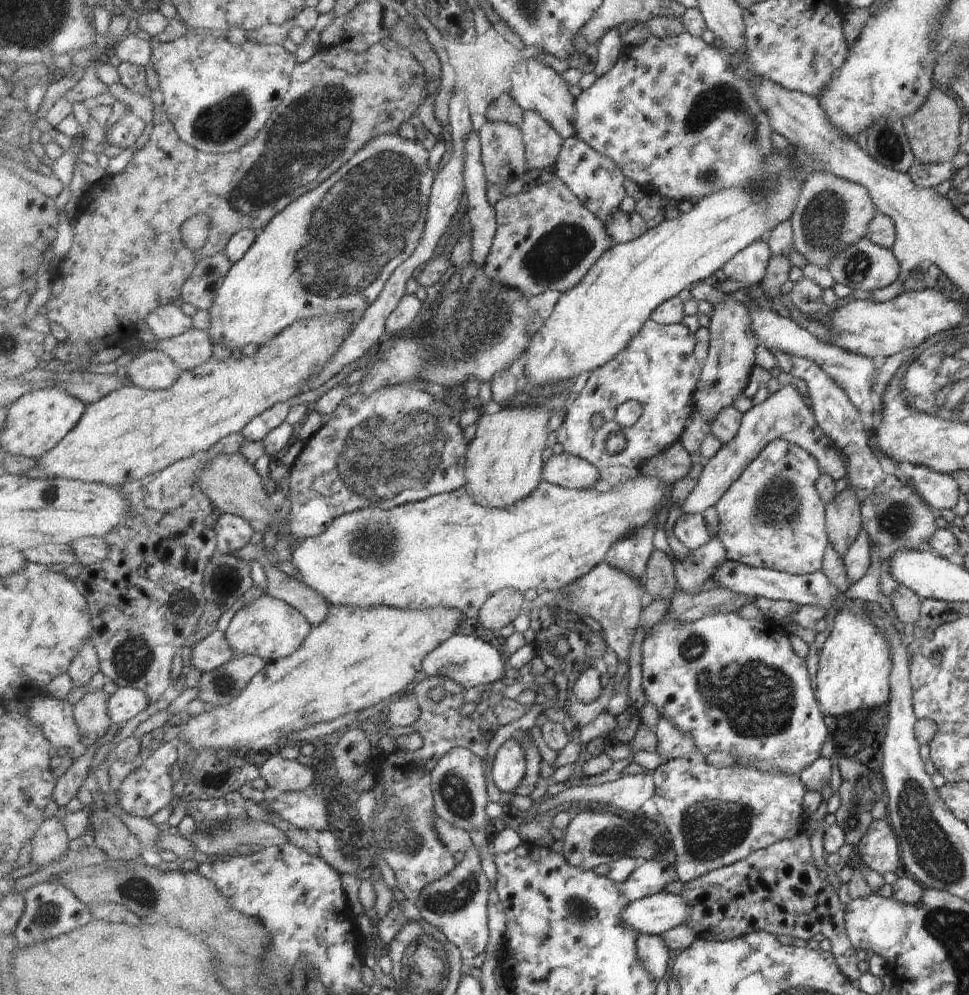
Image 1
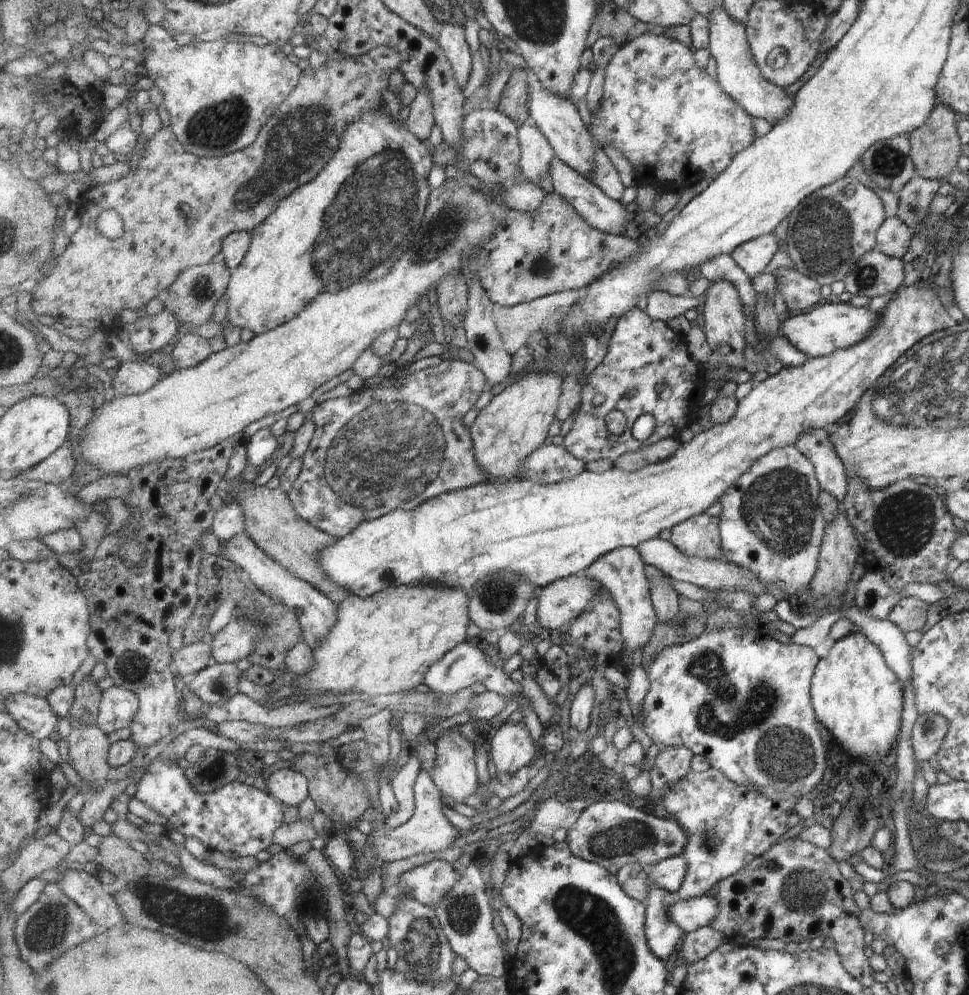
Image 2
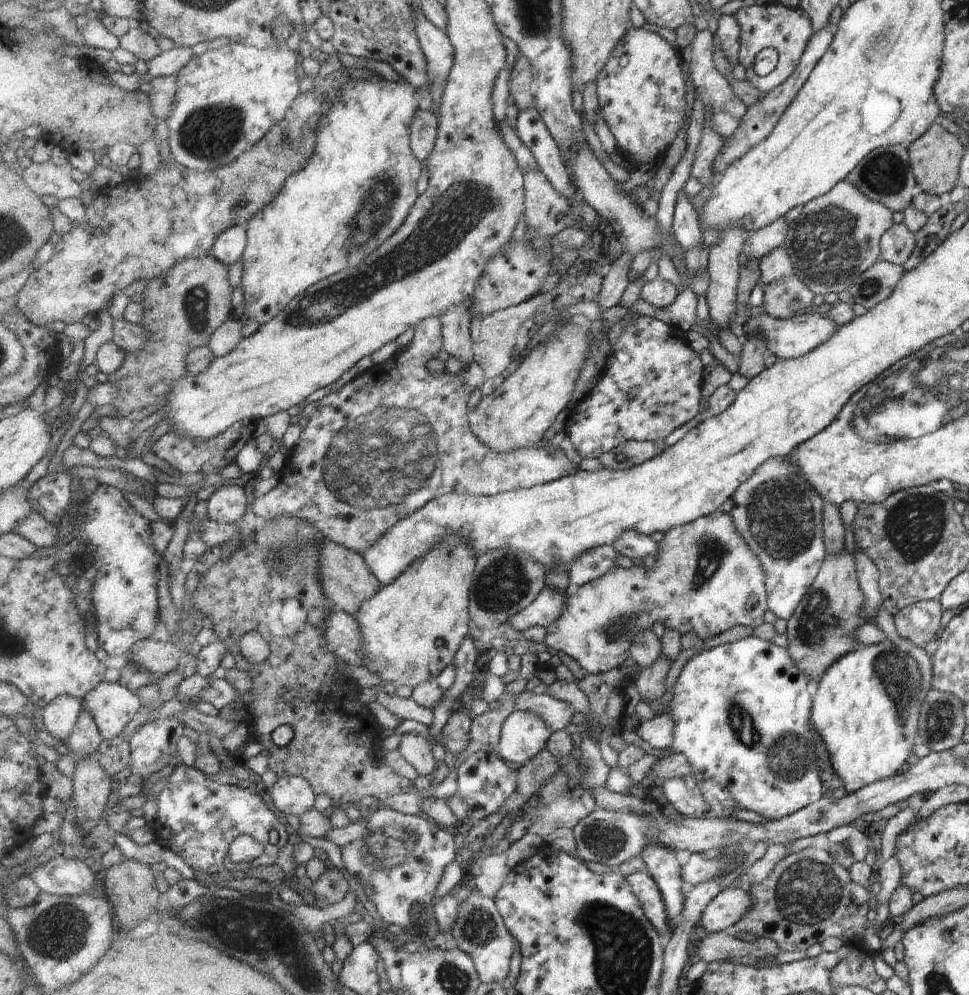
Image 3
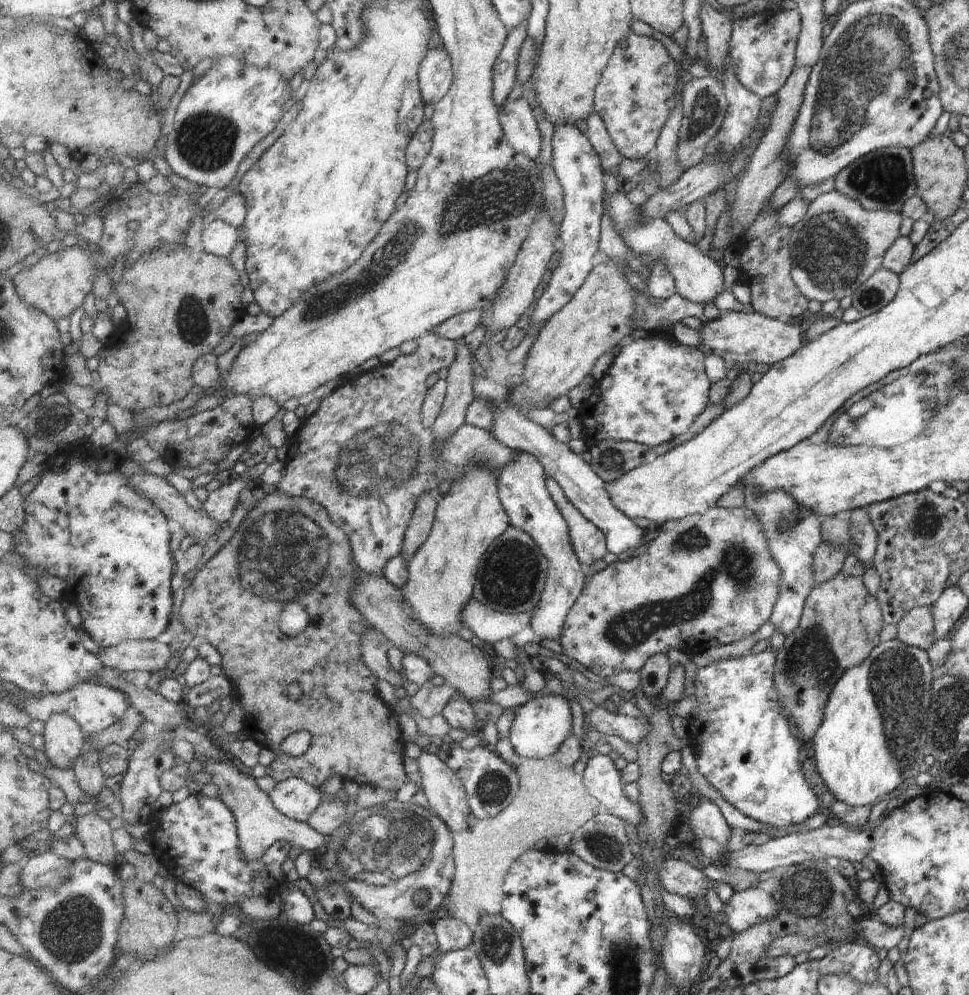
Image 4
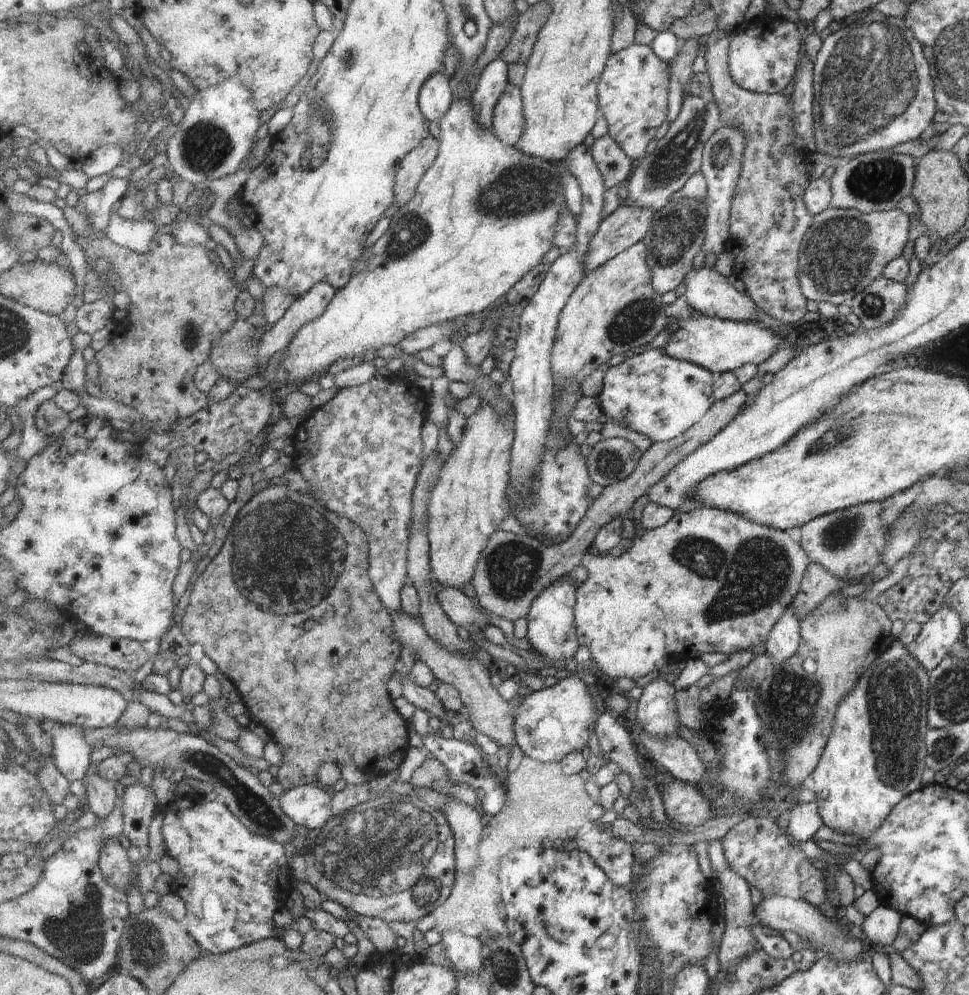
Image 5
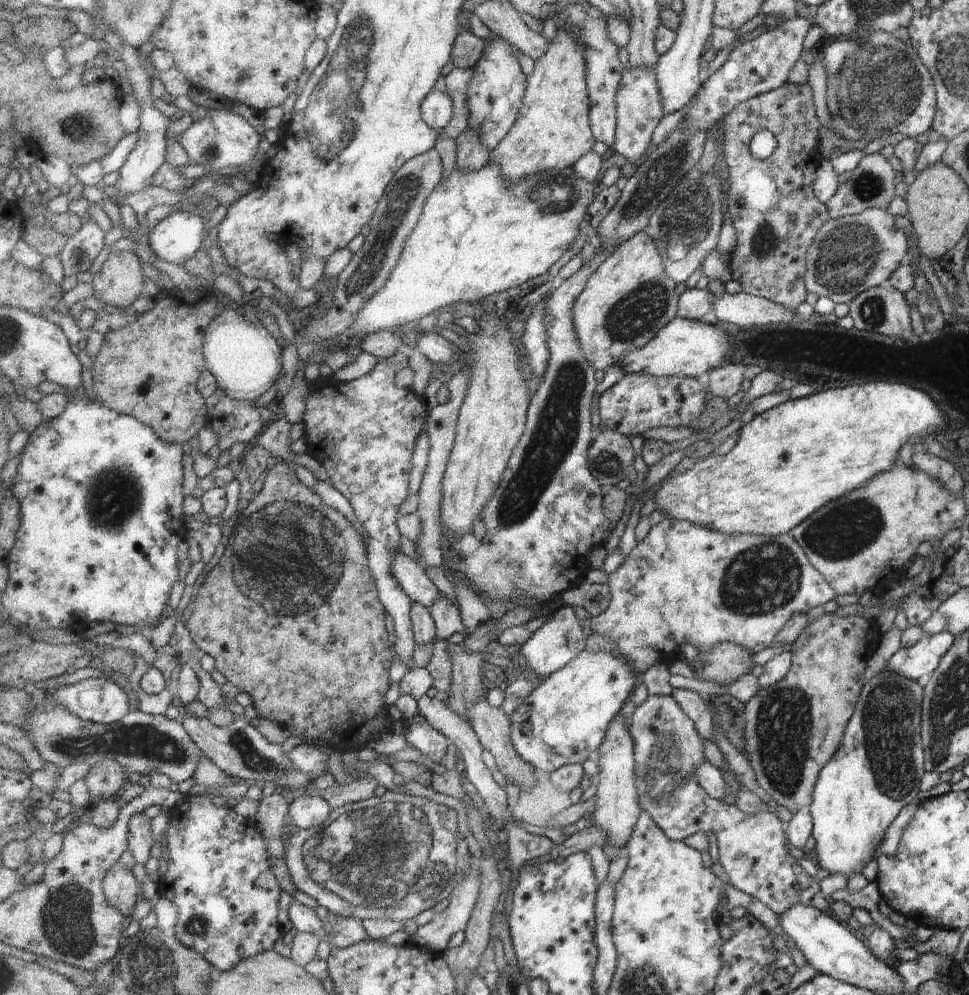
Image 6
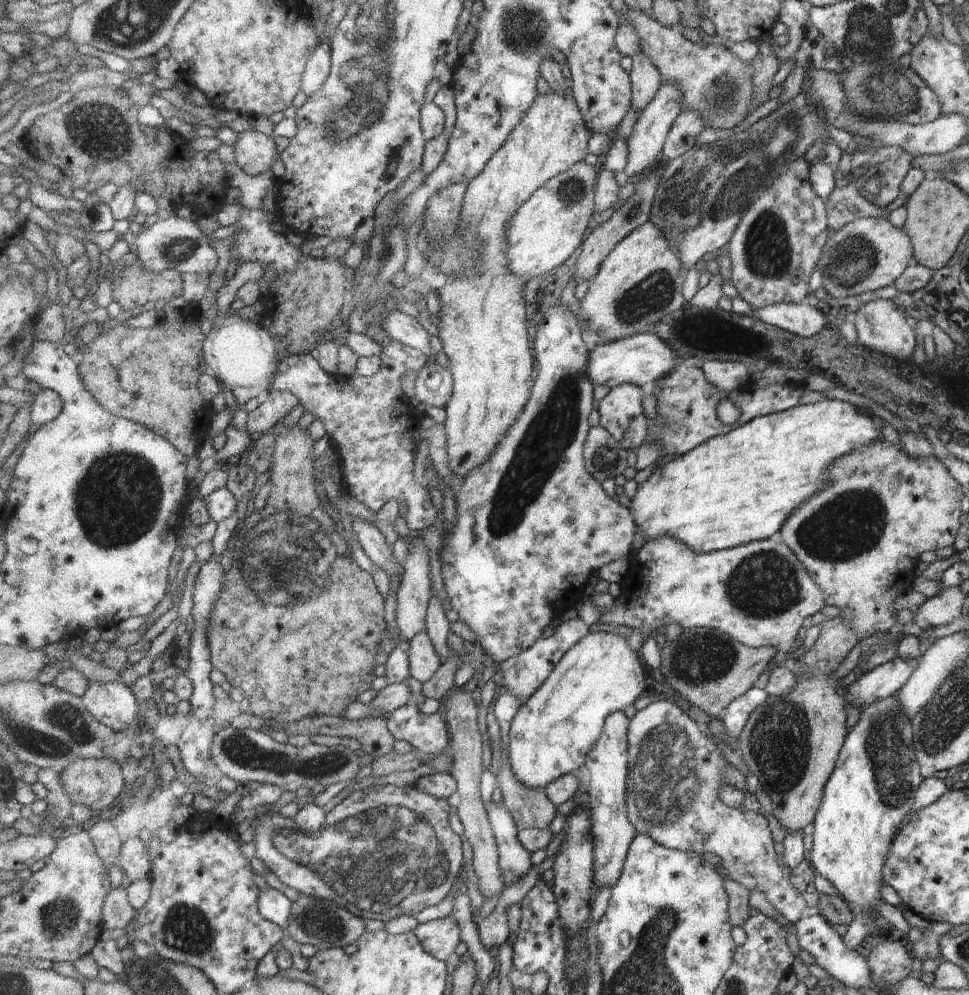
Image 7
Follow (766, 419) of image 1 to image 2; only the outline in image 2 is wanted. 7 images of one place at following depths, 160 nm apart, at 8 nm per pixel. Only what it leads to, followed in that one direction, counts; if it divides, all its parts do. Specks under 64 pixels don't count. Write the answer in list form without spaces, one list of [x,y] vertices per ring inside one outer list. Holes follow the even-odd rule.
[[[823,428],[807,430],[794,443],[801,455],[807,456],[815,468],[820,490],[831,494],[837,501],[843,499],[847,488],[843,462],[837,458],[829,434]]]

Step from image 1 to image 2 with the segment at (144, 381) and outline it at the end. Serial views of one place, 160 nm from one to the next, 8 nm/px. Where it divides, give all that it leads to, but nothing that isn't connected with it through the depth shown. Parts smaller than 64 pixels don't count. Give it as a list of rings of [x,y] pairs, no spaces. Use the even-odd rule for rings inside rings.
[[[142,357],[138,362],[131,361],[117,368],[113,385],[116,396],[132,396],[152,390],[163,380],[159,366],[149,364]]]

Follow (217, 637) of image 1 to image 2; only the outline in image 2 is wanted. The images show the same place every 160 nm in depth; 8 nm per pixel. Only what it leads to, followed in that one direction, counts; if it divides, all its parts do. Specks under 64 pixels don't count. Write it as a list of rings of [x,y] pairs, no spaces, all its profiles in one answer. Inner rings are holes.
[[[198,640],[192,645],[183,645],[173,654],[171,668],[179,676],[195,676],[213,664],[211,642],[203,643]]]

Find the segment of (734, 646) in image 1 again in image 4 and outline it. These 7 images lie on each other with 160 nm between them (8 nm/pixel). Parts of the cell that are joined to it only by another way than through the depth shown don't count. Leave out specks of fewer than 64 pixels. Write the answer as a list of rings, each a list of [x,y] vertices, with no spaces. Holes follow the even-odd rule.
[[[775,648],[713,662],[697,669],[695,686],[696,713],[687,719],[687,742],[694,753],[697,772],[719,792],[721,797],[743,815],[775,829],[787,829],[813,817],[817,800],[799,774],[799,744],[789,730],[785,704],[774,685]]]

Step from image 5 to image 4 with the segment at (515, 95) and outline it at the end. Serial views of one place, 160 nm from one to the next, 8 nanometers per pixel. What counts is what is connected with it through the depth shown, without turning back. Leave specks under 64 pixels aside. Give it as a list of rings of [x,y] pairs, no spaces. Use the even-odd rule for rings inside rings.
[[[525,98],[507,100],[500,106],[501,125],[512,148],[534,161],[543,148],[543,134],[536,114]]]

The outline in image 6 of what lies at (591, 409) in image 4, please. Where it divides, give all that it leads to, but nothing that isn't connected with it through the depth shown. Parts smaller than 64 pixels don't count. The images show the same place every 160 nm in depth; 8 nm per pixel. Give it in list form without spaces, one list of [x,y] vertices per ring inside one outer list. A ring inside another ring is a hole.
[[[625,374],[619,382],[601,394],[601,423],[627,436],[659,426],[689,426],[704,412],[704,406],[708,405],[705,401],[707,393],[709,392],[703,388],[703,384],[695,378]]]

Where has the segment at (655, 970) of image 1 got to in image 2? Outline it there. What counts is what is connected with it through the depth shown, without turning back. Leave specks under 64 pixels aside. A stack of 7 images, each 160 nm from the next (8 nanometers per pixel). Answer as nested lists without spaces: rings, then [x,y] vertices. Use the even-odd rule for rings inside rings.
[[[651,886],[647,898],[643,900],[646,909],[647,944],[655,956],[668,963],[675,946],[686,934],[671,918],[669,908],[679,900],[679,894],[665,892],[659,886]]]

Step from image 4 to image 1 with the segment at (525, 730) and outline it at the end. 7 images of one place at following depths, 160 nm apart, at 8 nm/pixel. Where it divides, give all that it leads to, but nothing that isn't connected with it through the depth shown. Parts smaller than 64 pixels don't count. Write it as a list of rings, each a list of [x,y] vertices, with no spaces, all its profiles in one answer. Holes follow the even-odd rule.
[[[514,737],[505,741],[496,753],[491,775],[504,799],[521,786],[528,770],[528,759],[523,746]]]

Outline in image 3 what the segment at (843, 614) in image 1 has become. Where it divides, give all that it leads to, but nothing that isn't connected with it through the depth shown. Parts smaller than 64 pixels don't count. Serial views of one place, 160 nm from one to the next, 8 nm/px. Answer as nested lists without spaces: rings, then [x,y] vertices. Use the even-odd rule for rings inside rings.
[[[888,640],[868,646],[858,645],[825,668],[814,688],[812,722],[817,734],[821,734],[831,768],[843,782],[845,792],[856,792],[861,786],[891,778],[907,768],[914,759],[912,748],[917,733],[917,712],[923,700],[917,664]]]

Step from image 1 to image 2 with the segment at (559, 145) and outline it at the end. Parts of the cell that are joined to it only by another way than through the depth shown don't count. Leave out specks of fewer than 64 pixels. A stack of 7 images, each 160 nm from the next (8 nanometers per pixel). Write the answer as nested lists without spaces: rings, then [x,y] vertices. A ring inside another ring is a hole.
[[[532,121],[520,127],[521,170],[526,180],[541,184],[541,178],[550,175],[555,150],[541,128]]]

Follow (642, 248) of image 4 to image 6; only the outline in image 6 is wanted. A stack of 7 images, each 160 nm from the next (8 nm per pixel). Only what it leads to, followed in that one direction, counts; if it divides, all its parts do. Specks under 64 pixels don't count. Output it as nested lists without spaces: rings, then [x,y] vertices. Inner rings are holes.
[[[745,292],[714,296],[714,313],[718,320],[741,325],[766,325],[767,323],[801,323],[797,321],[797,309],[785,308],[769,299]]]

